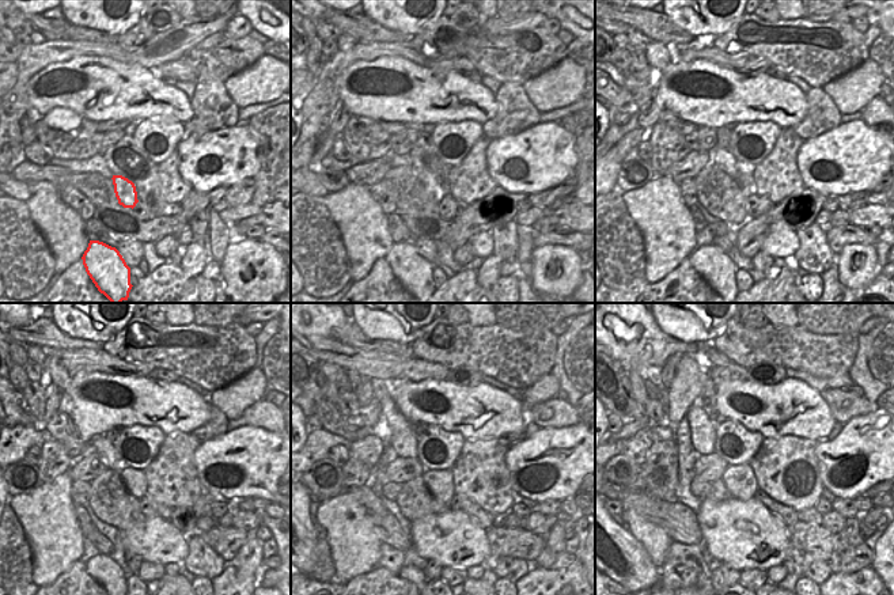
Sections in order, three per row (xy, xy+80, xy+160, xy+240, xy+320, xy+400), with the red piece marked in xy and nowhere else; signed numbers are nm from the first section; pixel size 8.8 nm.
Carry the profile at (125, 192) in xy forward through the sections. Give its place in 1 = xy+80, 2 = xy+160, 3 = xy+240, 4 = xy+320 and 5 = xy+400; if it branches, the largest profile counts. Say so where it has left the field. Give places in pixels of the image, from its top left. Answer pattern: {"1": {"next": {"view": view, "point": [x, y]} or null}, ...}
{"1": {"next": {"view": "xy+80", "point": [432, 184]}}, "2": {"next": {"view": "xy+160", "point": [723, 159]}}, "3": {"next": {"view": "xy+240", "point": [105, 450]}}, "4": {"next": {"view": "xy+320", "point": [404, 442]}}, "5": {"next": {"view": "xy+400", "point": [703, 428]}}}

